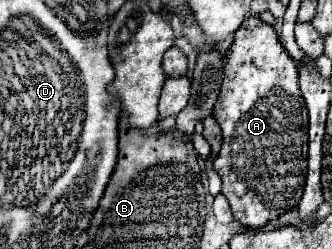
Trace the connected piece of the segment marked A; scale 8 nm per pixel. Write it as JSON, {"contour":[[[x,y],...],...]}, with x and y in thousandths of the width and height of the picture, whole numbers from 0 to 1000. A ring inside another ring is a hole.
{"contour":[[[741,76],[705,141],[675,261],[675,325],[645,422],[645,478],[669,518],[669,598],[645,639],[645,687],[669,711],[669,783],[693,807],[705,880],[735,912],[783,920],[807,888],[886,839],[916,775],[928,671],[928,446],[898,349],[898,269],[855,205],[819,100],[789,76]],[[759,639],[837,639],[819,655],[759,655]]]}

